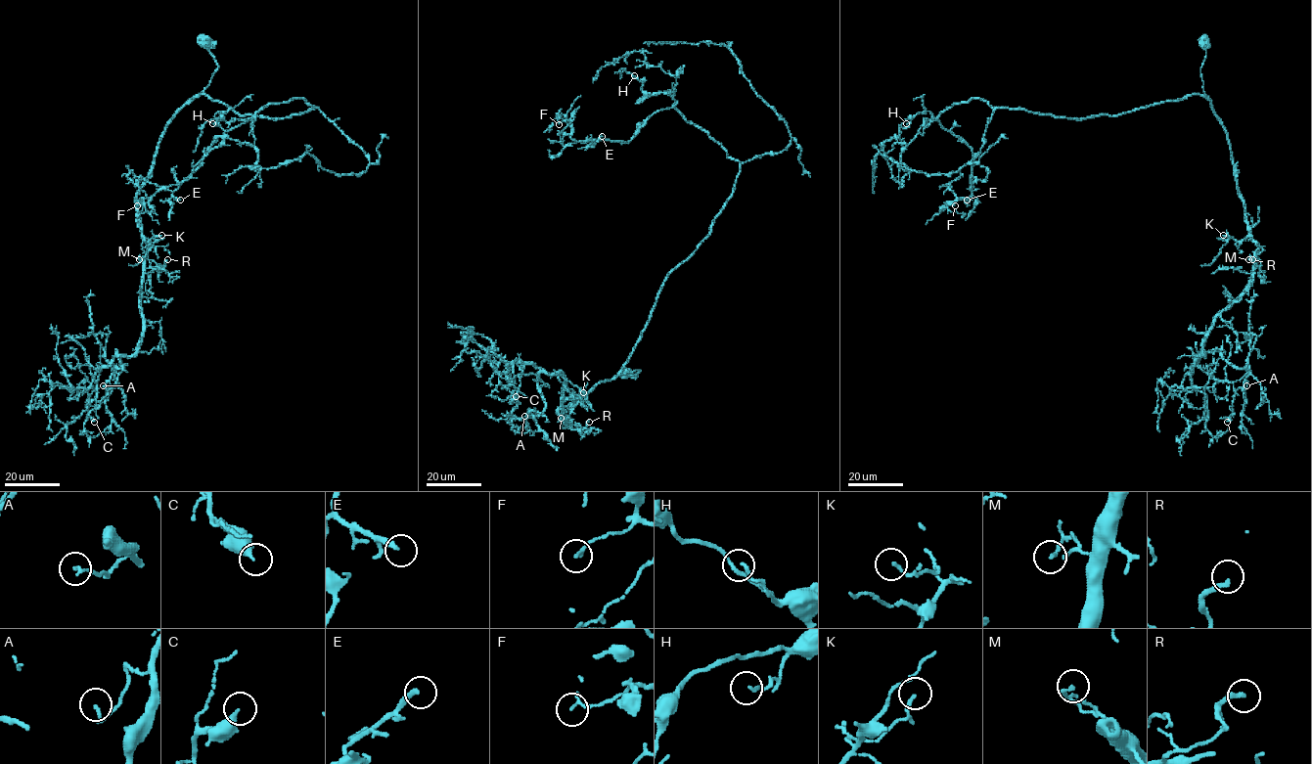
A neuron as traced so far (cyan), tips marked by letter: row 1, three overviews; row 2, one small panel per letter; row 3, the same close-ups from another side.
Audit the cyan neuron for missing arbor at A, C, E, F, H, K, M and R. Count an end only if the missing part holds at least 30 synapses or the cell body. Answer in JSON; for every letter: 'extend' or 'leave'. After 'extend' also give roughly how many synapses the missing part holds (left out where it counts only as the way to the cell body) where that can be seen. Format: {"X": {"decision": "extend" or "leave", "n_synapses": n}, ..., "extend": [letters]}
{"A": {"decision": "leave"}, "C": {"decision": "leave"}, "E": {"decision": "extend", "n_synapses": 50}, "F": {"decision": "leave"}, "H": {"decision": "leave"}, "K": {"decision": "leave"}, "M": {"decision": "leave"}, "R": {"decision": "leave"}, "extend": ["E"]}

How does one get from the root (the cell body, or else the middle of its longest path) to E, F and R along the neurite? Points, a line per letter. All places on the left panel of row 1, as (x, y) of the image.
E: (203, 40), (218, 67), (198, 96), (242, 115), (318, 108), (270, 103), (227, 130), (173, 193), (180, 200)
F: (203, 40), (218, 67), (198, 96), (242, 115), (318, 108), (266, 105), (137, 205)
R: (203, 40), (218, 67), (209, 84), (167, 125), (153, 170), (137, 197), (147, 257), (161, 266), (167, 259)

